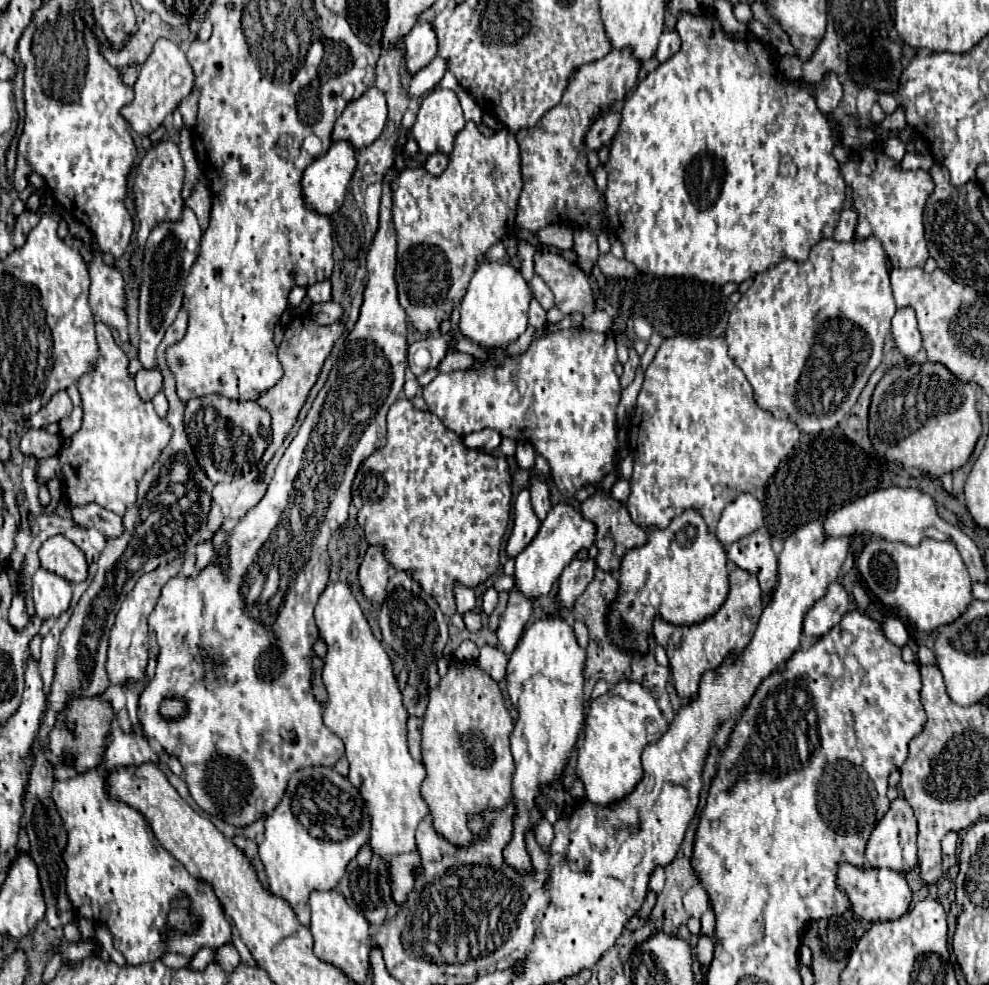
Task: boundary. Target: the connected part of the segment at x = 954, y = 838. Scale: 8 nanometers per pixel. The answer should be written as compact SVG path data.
M948 832L948 834L944 836L944 840L942 840L942 852L944 852L946 856L954 856L956 844L958 844L958 834L956 834L956 832Z

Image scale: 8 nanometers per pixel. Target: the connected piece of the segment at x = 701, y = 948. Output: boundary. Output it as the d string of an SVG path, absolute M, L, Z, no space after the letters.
M712 934L700 936L700 942L696 946L696 956L698 956L700 964L708 966L712 962L712 954L714 954L714 936Z

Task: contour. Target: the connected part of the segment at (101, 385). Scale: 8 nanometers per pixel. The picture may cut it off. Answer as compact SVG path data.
M100 320L96 322L96 340L98 340L100 356L94 362L94 368L78 380L82 408L84 408L82 428L70 438L70 446L66 444L60 450L58 458L62 464L62 484L64 484L64 492L66 492L70 506L76 506L76 504L84 506L84 504L96 502L96 504L122 516L124 510L136 502L138 480L144 476L144 472L148 468L152 468L152 464L158 460L162 450L168 446L172 428L168 426L166 420L160 420L156 416L152 402L140 400L140 396L134 388L134 380L128 376L128 358L122 352L122 348L114 342L108 326L102 324Z

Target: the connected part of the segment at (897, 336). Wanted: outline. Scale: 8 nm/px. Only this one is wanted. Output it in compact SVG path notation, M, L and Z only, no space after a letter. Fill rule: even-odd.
M902 308L892 318L892 336L896 348L904 354L906 360L912 360L922 350L922 338L916 324L912 308Z

